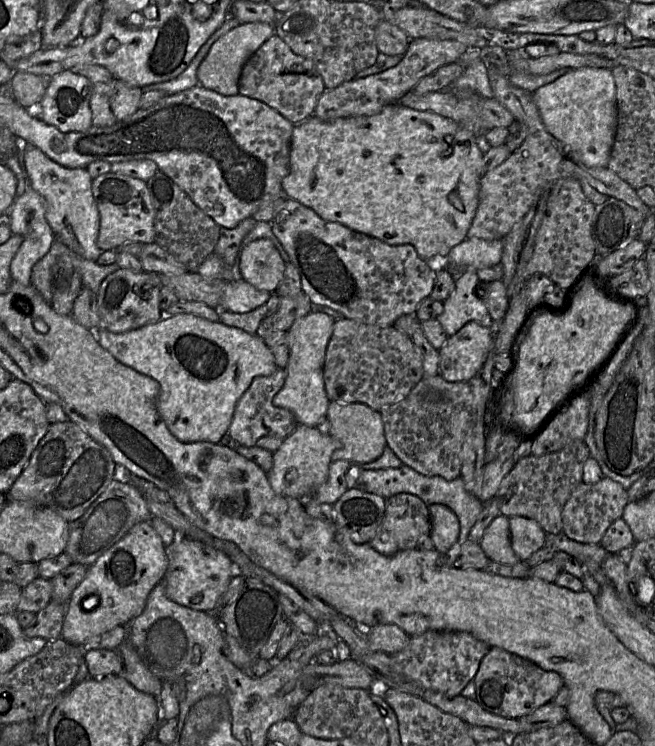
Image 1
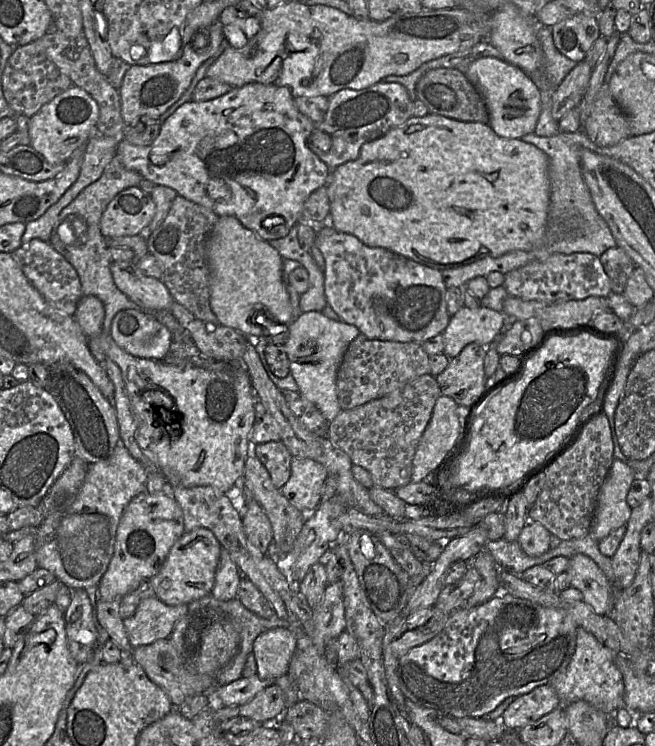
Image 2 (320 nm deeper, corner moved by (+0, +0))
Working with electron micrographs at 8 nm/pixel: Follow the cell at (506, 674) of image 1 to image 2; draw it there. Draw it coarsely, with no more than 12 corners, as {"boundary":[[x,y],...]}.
{"boundary":[[550,683],[515,697],[500,718],[518,730],[559,707]]}

